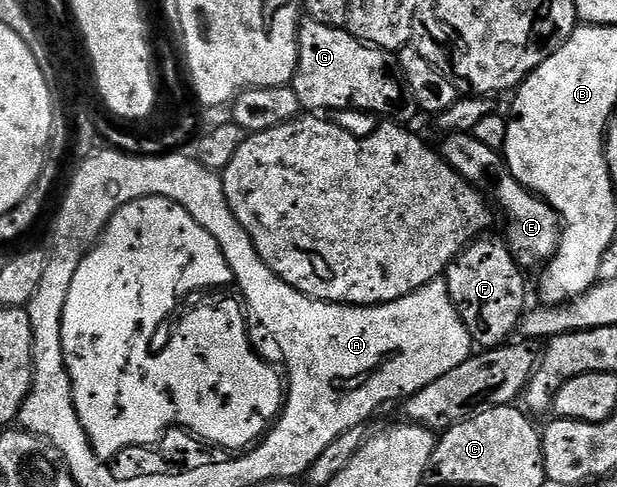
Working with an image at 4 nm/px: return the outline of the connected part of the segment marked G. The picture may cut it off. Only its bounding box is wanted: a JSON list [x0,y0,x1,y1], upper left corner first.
[289,18,417,121]

